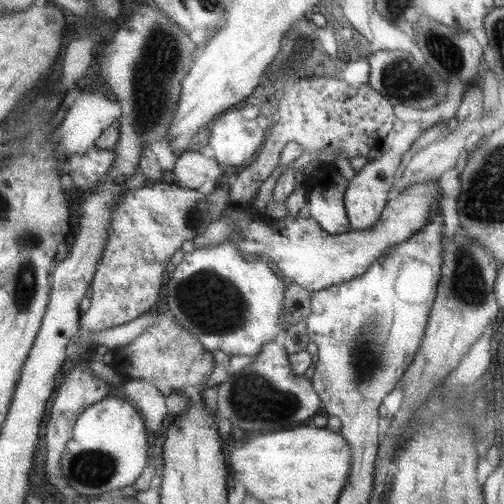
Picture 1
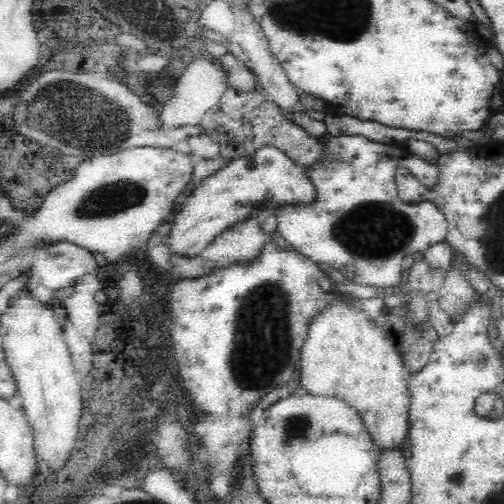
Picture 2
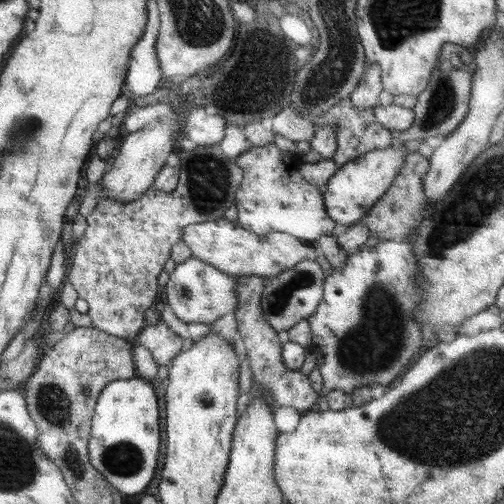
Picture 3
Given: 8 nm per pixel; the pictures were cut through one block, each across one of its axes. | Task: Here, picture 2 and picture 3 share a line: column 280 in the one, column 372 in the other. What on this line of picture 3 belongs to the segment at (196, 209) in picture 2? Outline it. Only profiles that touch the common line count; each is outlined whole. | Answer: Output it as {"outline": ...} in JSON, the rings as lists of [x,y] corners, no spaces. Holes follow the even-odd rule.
{"outline":[[[399,142],[393,144],[387,150],[371,150],[371,154],[365,154],[361,158],[355,158],[347,164],[343,164],[329,180],[327,186],[323,188],[323,206],[327,216],[343,226],[353,226],[357,224],[363,216],[369,214],[371,206],[381,200],[381,196],[391,188],[391,182],[397,174],[397,170],[405,162],[405,154],[413,148],[415,144],[411,142]]]}

